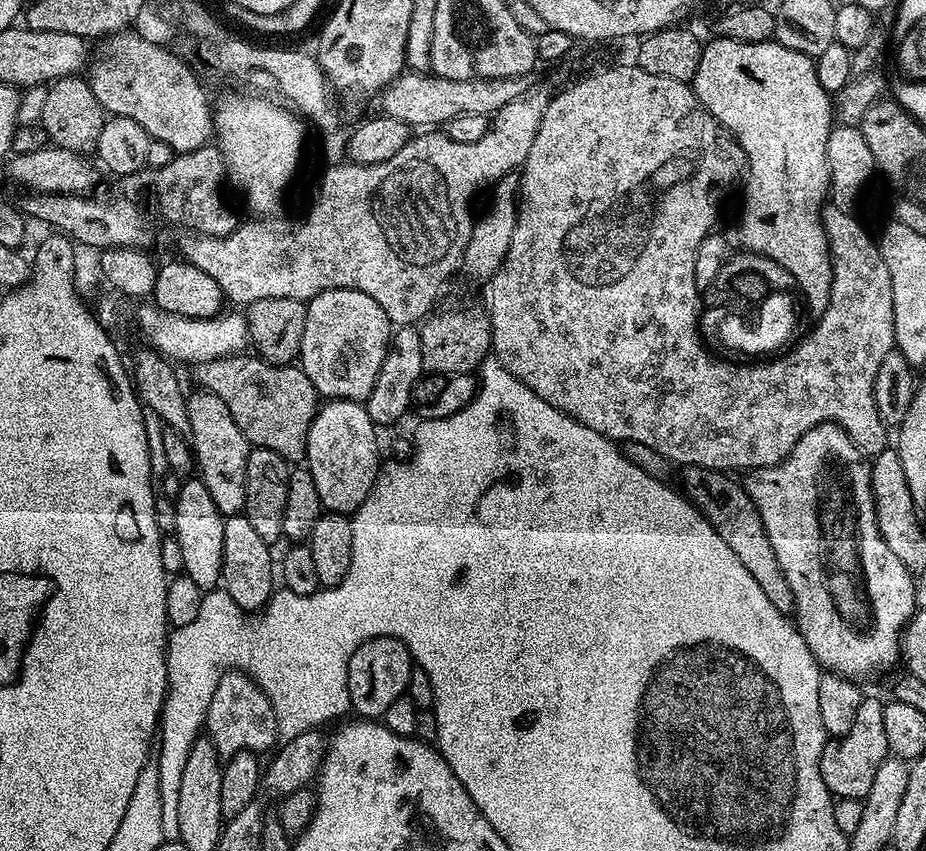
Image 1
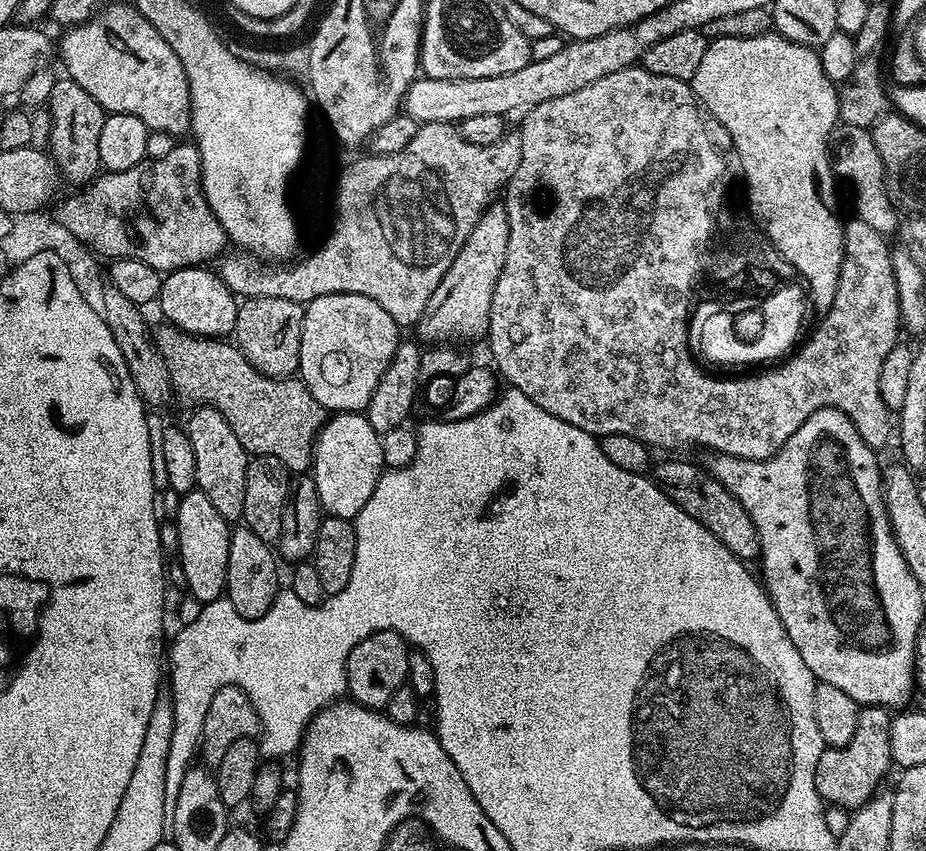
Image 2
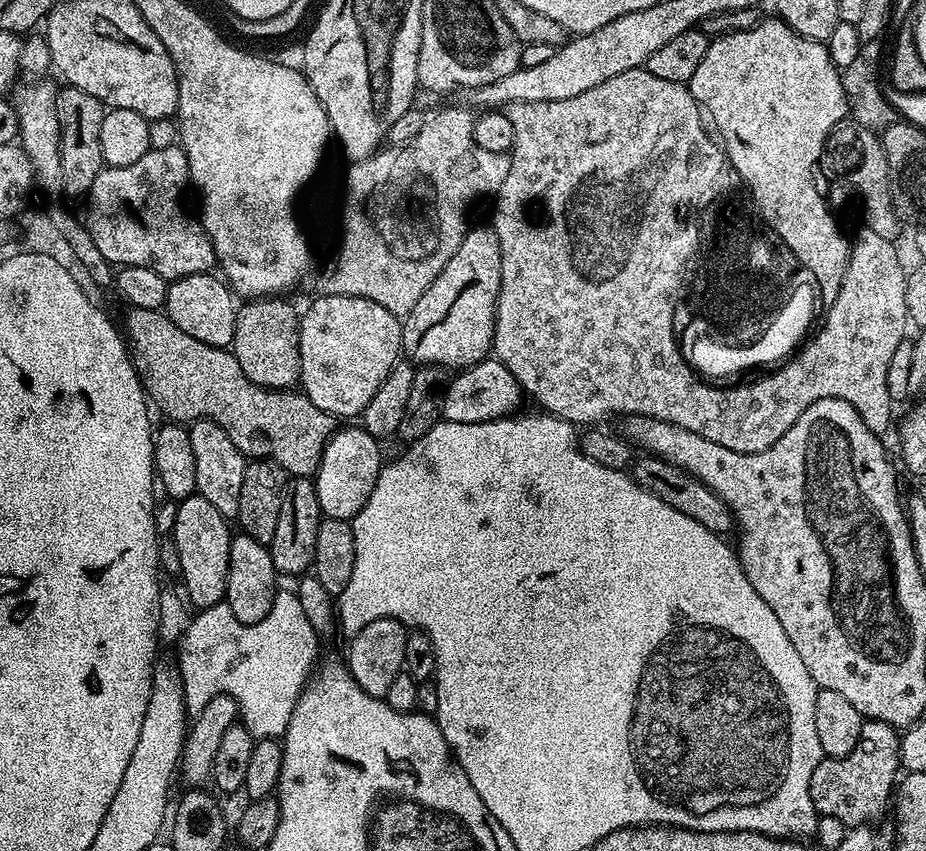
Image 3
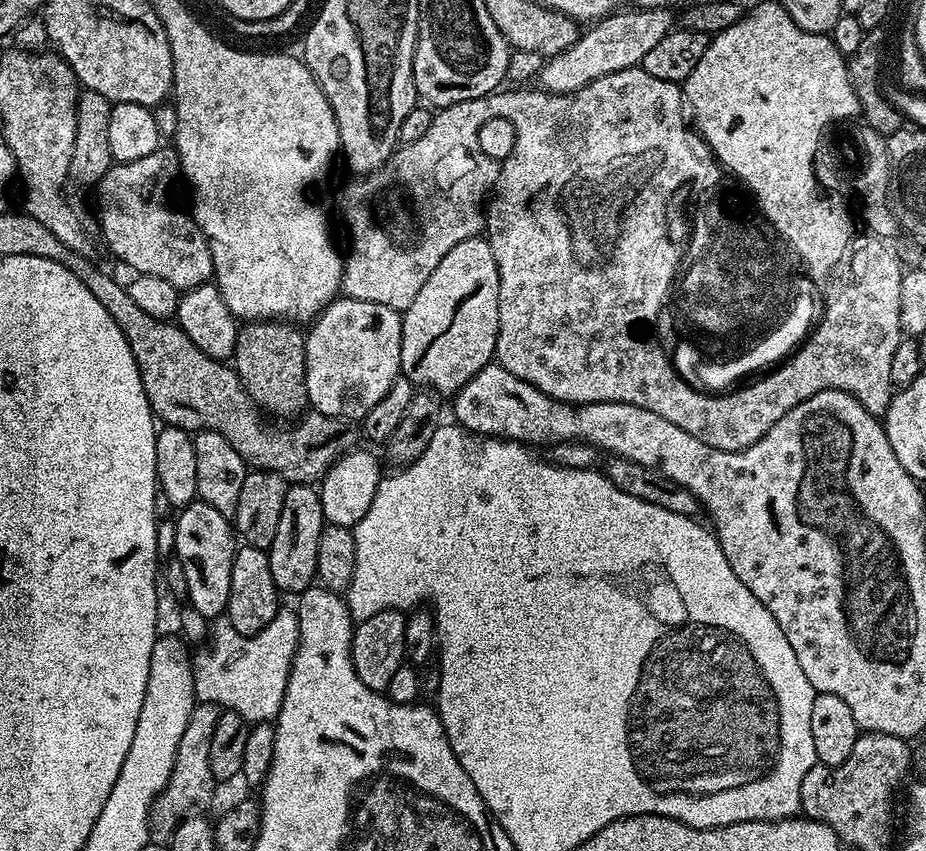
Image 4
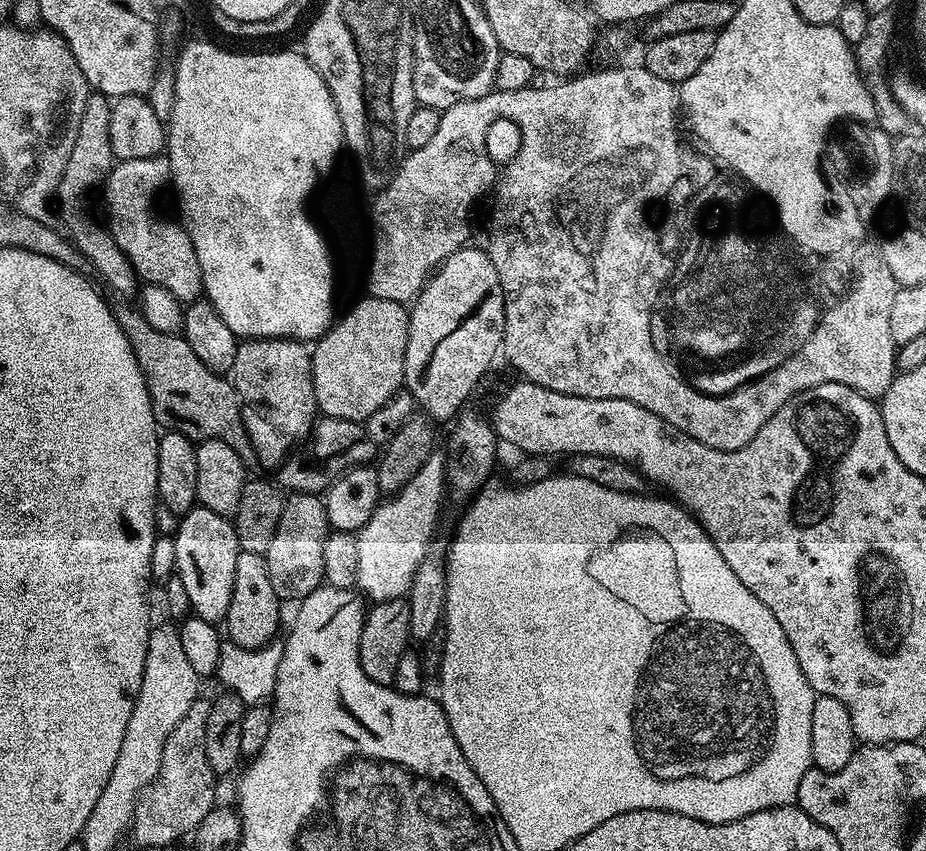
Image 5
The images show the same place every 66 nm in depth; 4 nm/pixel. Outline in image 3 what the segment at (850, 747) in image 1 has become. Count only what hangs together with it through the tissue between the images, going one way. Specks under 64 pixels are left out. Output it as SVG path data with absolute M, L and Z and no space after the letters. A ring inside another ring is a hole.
M865 720L862 726L862 734L858 734L858 746L845 756L825 758L818 766L814 766L814 774L810 774L810 798L814 802L817 813L820 816L838 818L845 826L864 826L868 820L876 820L884 812L884 807L889 807L890 797L897 783L896 771L901 771L900 762L900 738L901 733L890 727L886 722L877 720Z

